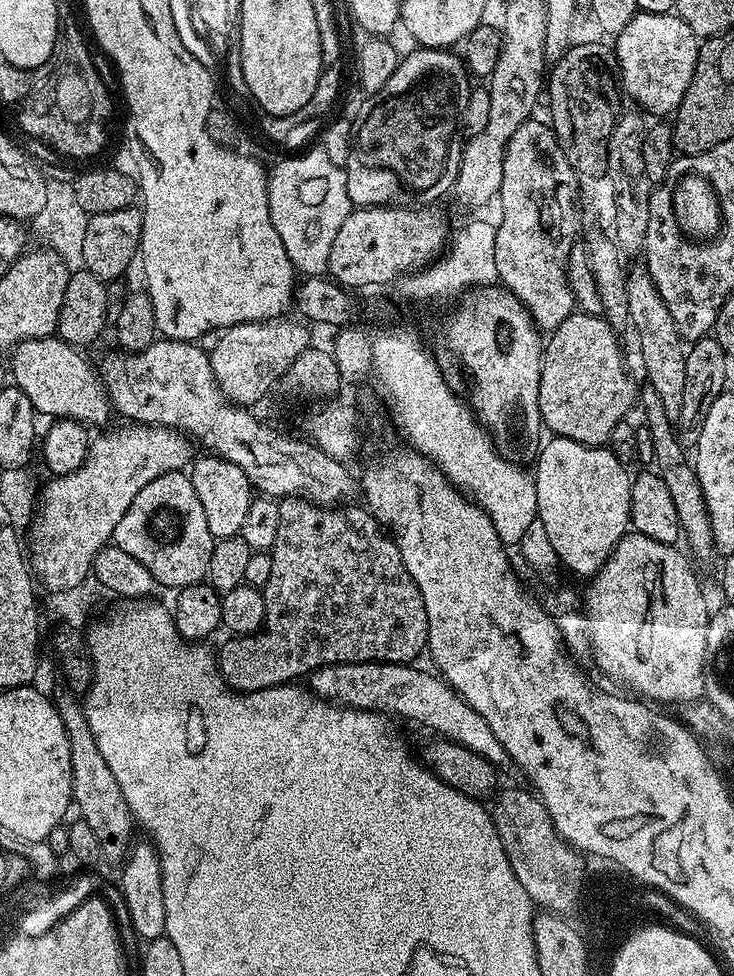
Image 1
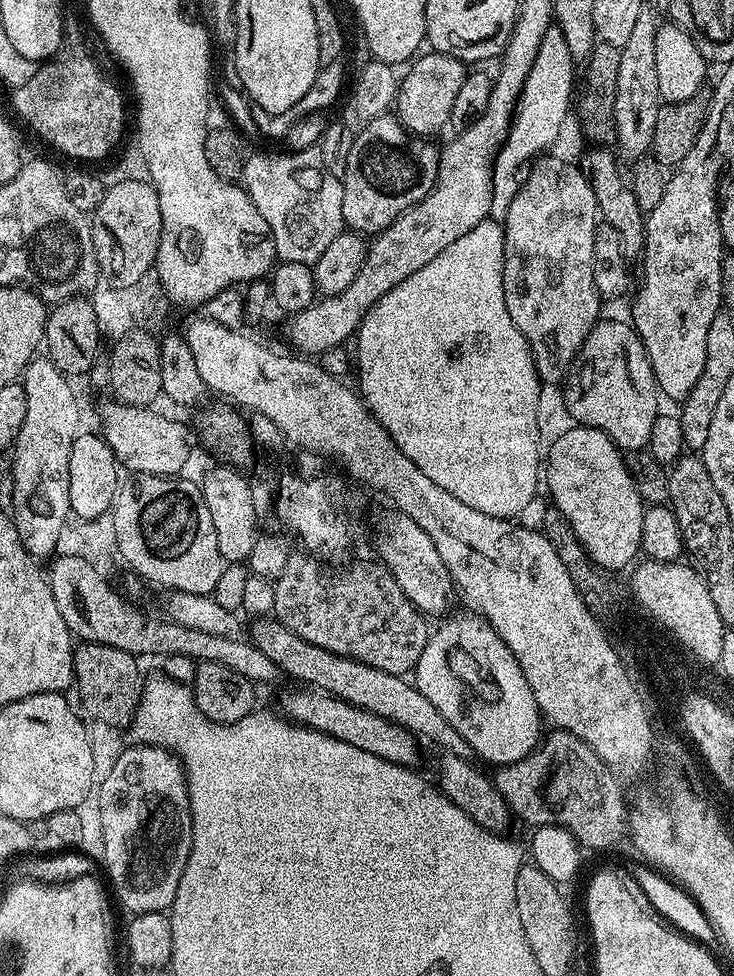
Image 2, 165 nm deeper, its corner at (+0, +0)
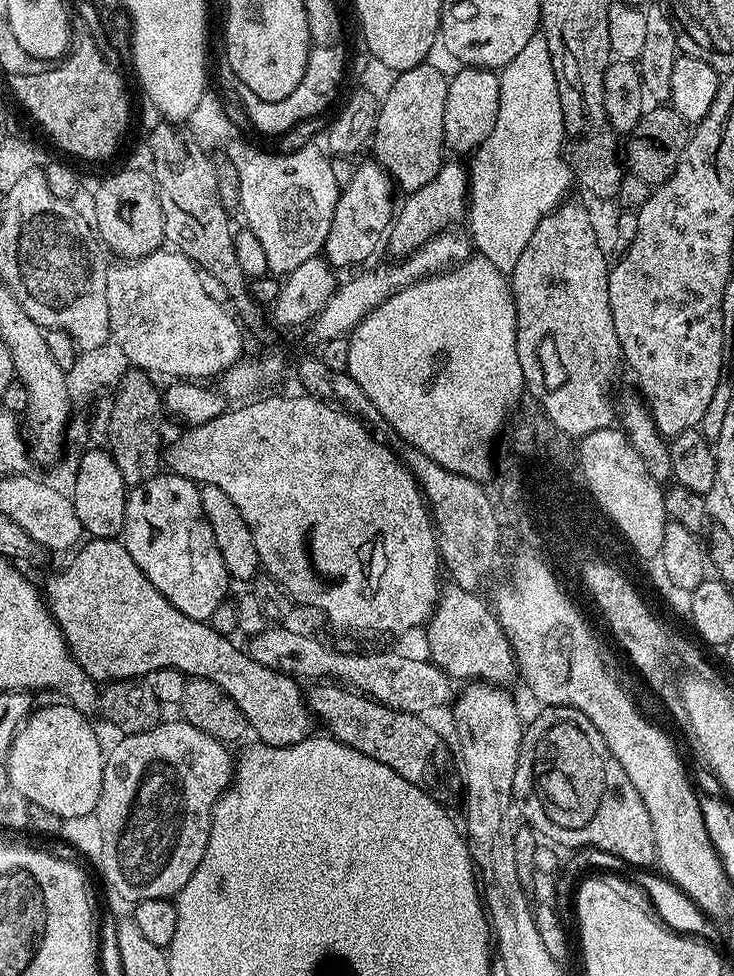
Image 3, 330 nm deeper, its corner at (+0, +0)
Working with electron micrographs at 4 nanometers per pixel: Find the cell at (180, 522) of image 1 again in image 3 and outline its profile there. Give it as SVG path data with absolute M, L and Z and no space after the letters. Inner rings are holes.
M171 470L161 471L146 483L135 485L128 492L122 543L126 550L130 550L130 558L138 562L138 570L142 570L142 574L146 574L146 578L150 578L150 582L154 582L159 592L174 606L178 606L182 614L208 622L211 621L214 610L218 610L218 606L229 599L230 577L226 562L222 562L222 554L218 554L214 530L210 530L210 522L202 510L200 490L201 485Z

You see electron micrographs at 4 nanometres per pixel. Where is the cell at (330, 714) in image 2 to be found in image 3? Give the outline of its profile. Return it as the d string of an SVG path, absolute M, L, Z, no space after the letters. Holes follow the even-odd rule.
M92 538L87 542L79 545L78 551L75 553L77 556L73 558L72 565L69 568L64 568L61 572L54 573L45 584L42 584L42 595L48 605L49 612L51 612L52 617L56 620L56 625L59 626L62 634L66 638L68 648L72 651L72 657L76 659L78 666L82 670L86 670L86 674L91 680L111 682L113 680L147 678L154 670L173 668L184 673L185 677L214 682L214 686L218 686L227 696L234 698L238 710L242 710L242 714L247 718L249 729L254 733L254 736L256 732L255 739L259 743L269 744L270 746L294 746L298 742L302 742L306 737L313 735L314 728L312 728L312 724L314 725L314 717L312 711L308 709L305 689L303 687L300 689L296 685L299 683L293 677L287 676L284 672L270 670L266 666L262 666L254 657L248 655L247 651L241 645L239 648L234 642L235 639L218 634L218 630L214 630L211 623L195 620L186 614L182 614L182 610L178 610L178 606L174 606L166 599L154 586L154 582L150 582L150 578L146 578L146 574L142 574L142 570L138 570L138 562L134 562L134 558L130 558L130 550L126 550L126 546L119 539L97 540Z

